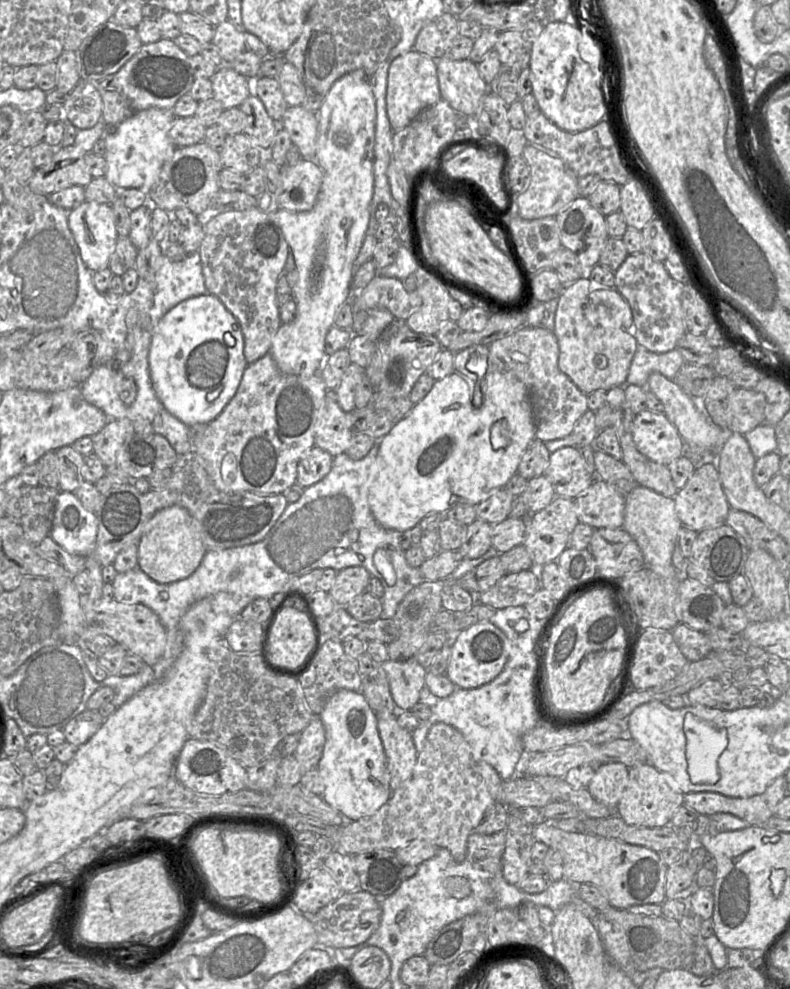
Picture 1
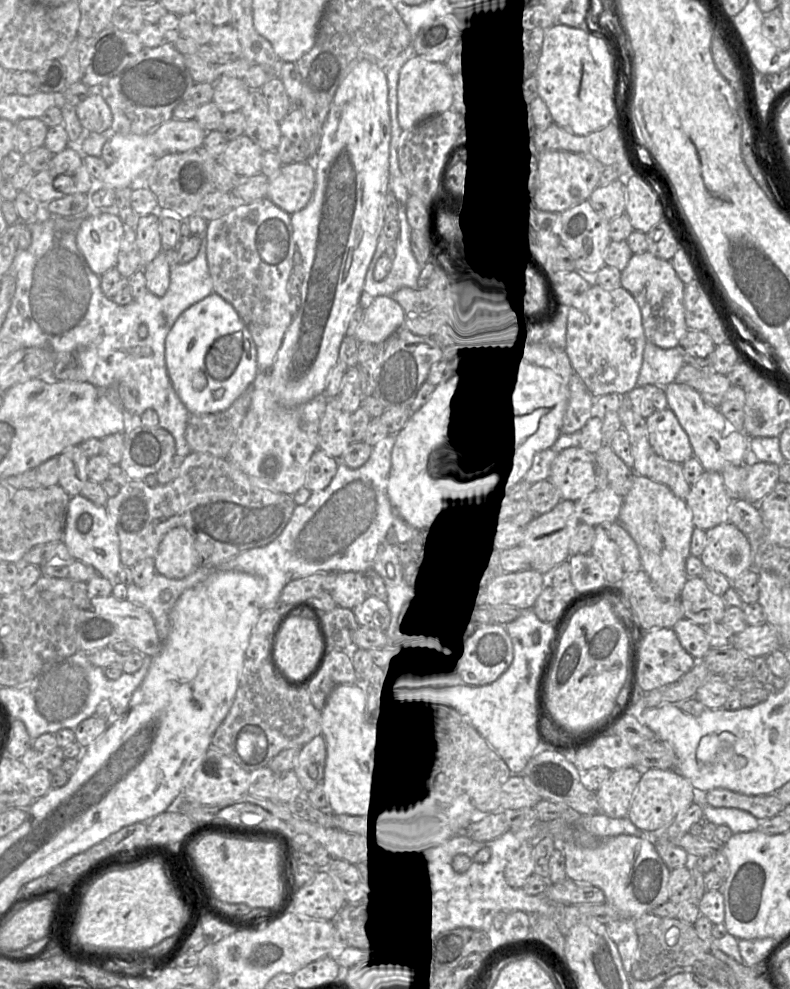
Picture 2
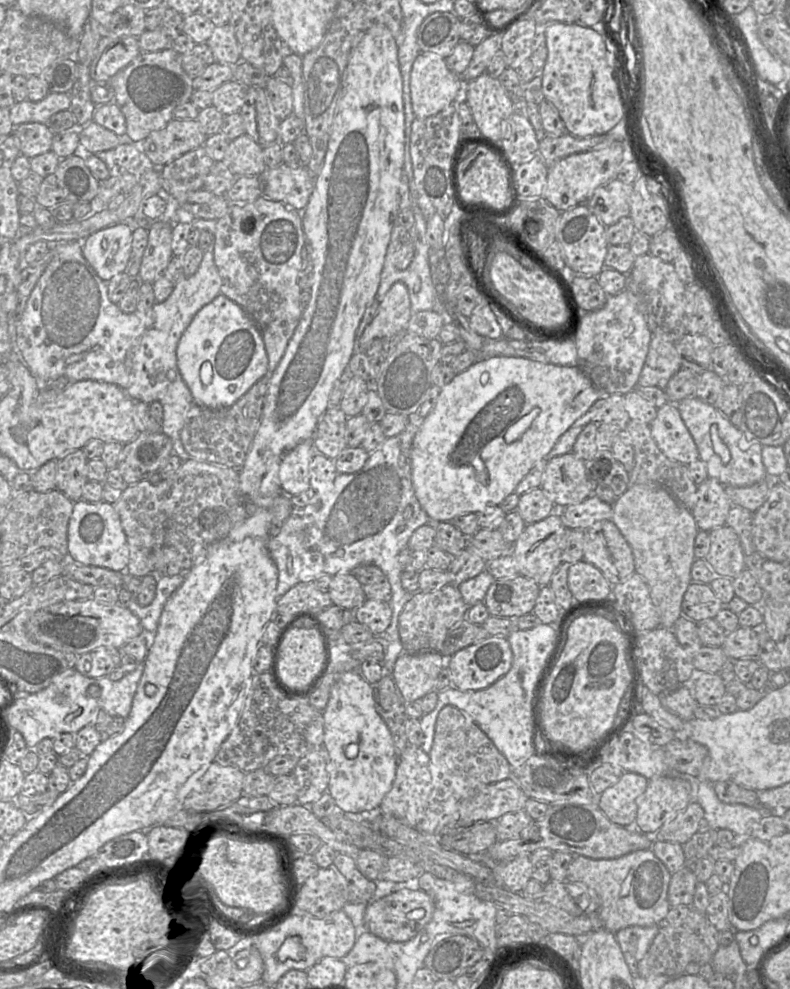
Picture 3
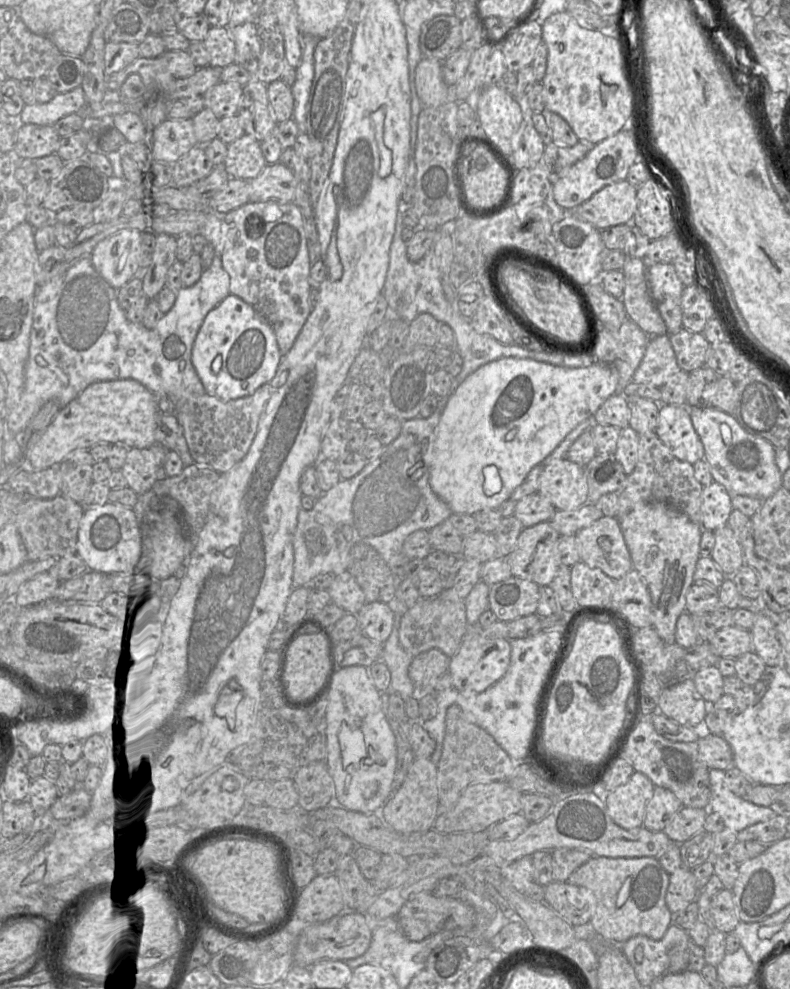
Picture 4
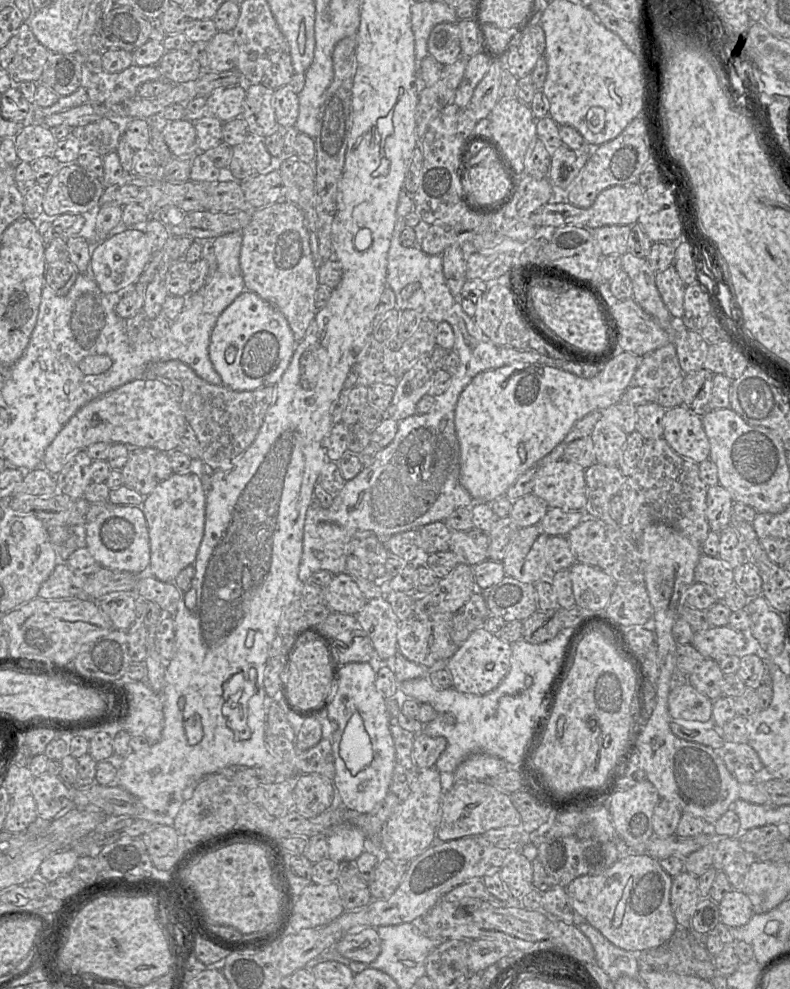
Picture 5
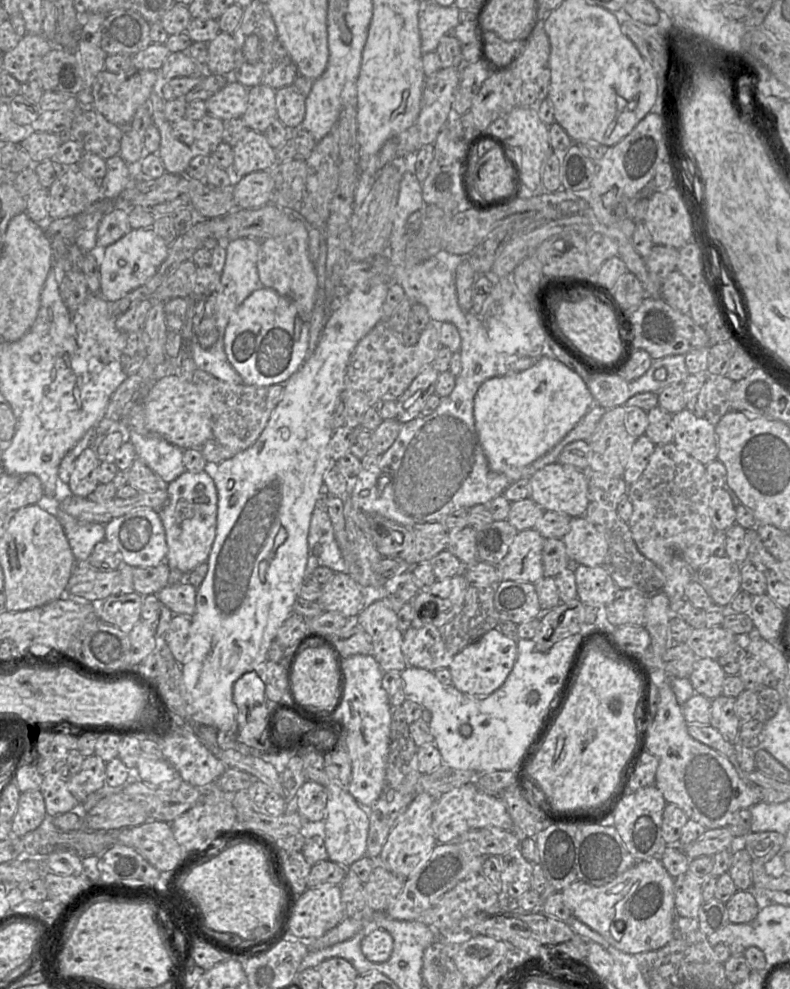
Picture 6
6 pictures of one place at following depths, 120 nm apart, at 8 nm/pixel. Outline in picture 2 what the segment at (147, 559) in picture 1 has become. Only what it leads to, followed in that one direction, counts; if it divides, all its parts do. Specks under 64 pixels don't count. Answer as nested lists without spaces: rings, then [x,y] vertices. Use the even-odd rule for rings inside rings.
[[[185,527],[171,529],[154,557],[156,573],[169,579],[182,579],[198,567],[194,538]]]

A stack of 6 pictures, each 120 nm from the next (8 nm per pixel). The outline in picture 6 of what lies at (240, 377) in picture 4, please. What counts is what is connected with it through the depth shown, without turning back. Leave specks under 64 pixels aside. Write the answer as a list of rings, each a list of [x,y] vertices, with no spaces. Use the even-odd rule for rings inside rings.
[[[266,287],[255,290],[243,301],[224,332],[227,359],[246,385],[286,383],[307,359],[308,347],[309,323],[298,317],[292,300]]]

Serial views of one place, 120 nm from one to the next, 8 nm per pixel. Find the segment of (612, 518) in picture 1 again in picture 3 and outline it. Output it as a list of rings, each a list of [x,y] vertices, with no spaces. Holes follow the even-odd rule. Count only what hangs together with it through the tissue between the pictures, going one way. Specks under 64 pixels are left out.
[[[595,494],[586,500],[557,508],[569,529],[586,530],[598,521],[612,520],[613,504],[606,503]]]

